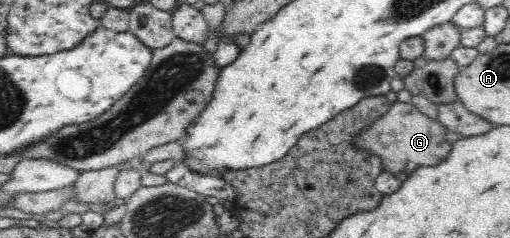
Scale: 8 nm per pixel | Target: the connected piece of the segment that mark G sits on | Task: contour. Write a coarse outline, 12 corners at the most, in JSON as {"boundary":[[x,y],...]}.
{"boundary":[[396,101],[355,136],[397,177],[437,166],[453,150],[448,128]]}

